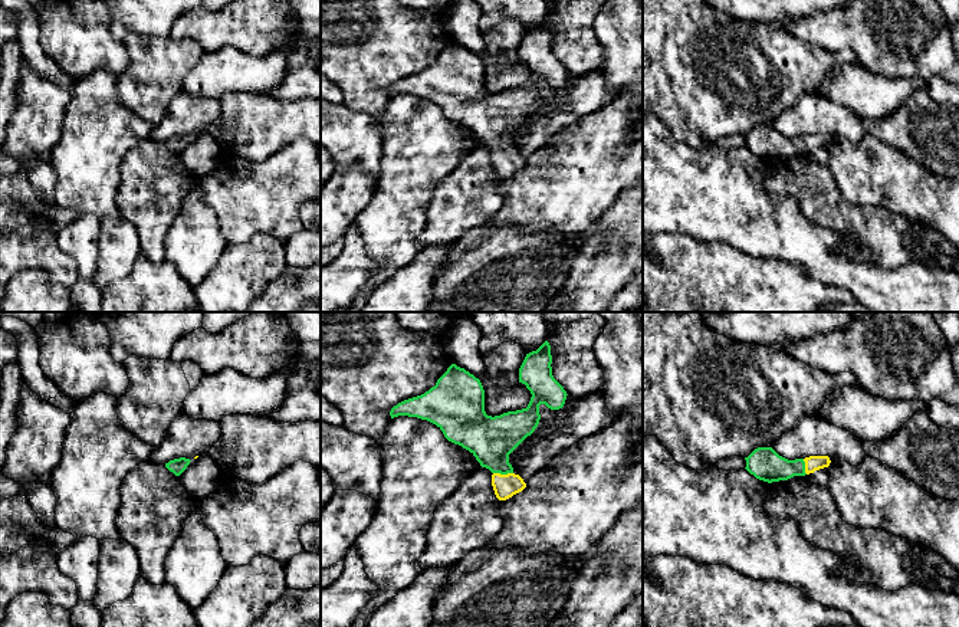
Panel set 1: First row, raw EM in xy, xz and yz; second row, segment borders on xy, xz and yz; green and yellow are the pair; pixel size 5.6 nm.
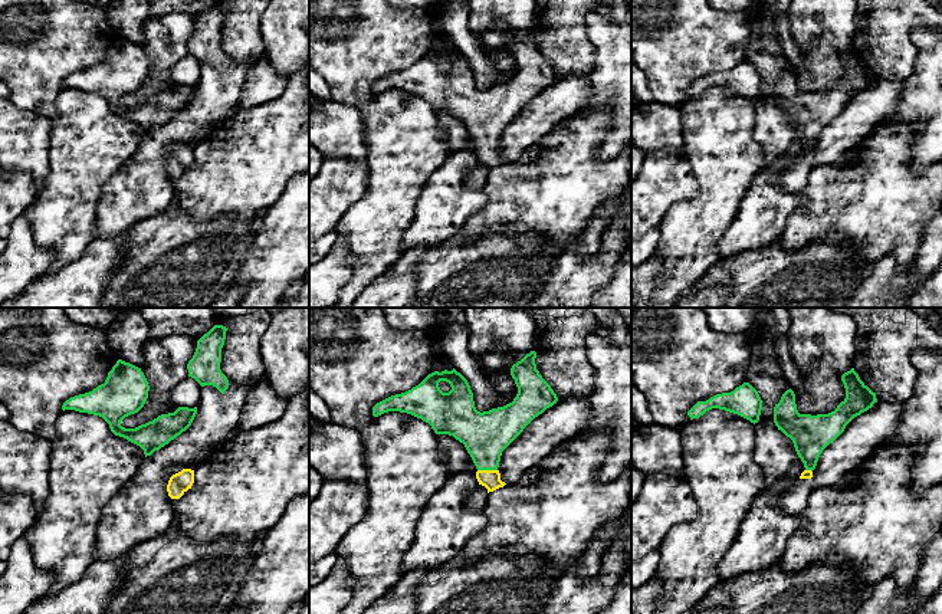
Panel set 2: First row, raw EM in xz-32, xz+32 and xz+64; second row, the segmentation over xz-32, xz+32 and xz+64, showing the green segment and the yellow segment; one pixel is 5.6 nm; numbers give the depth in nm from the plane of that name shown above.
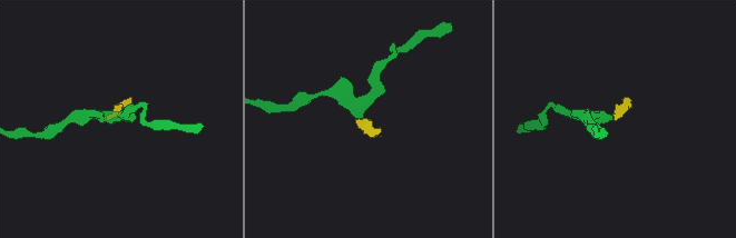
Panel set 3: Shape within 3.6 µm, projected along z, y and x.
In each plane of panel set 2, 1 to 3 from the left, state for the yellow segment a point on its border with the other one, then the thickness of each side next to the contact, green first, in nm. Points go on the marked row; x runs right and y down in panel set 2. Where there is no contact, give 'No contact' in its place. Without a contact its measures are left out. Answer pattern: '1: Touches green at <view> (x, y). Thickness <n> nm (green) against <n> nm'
1: No contact
2: Touches green at xz+32 (488, 469). Thickness 260 nm (green) against 110 nm
3: Touches green at xz+64 (808, 469). Thickness 220 nm (green) against 50 nm

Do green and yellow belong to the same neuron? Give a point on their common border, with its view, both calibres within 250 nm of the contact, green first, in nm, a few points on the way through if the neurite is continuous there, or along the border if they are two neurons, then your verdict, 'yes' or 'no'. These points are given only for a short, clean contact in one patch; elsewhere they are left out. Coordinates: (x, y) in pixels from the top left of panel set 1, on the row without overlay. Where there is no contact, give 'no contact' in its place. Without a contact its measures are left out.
xz (503, 151) | 260/140 nm | across xz (491, 117), (492, 131), (503, 151), (505, 164) | yes

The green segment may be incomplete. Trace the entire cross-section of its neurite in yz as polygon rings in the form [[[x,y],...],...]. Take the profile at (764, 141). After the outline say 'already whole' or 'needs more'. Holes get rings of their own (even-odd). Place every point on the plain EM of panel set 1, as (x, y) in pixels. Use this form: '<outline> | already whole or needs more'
[[[758,125],[745,138],[745,147],[756,157],[768,161],[788,158],[794,154],[805,154],[828,145],[831,141],[828,134],[788,138],[779,134],[772,125]]] | needs more

